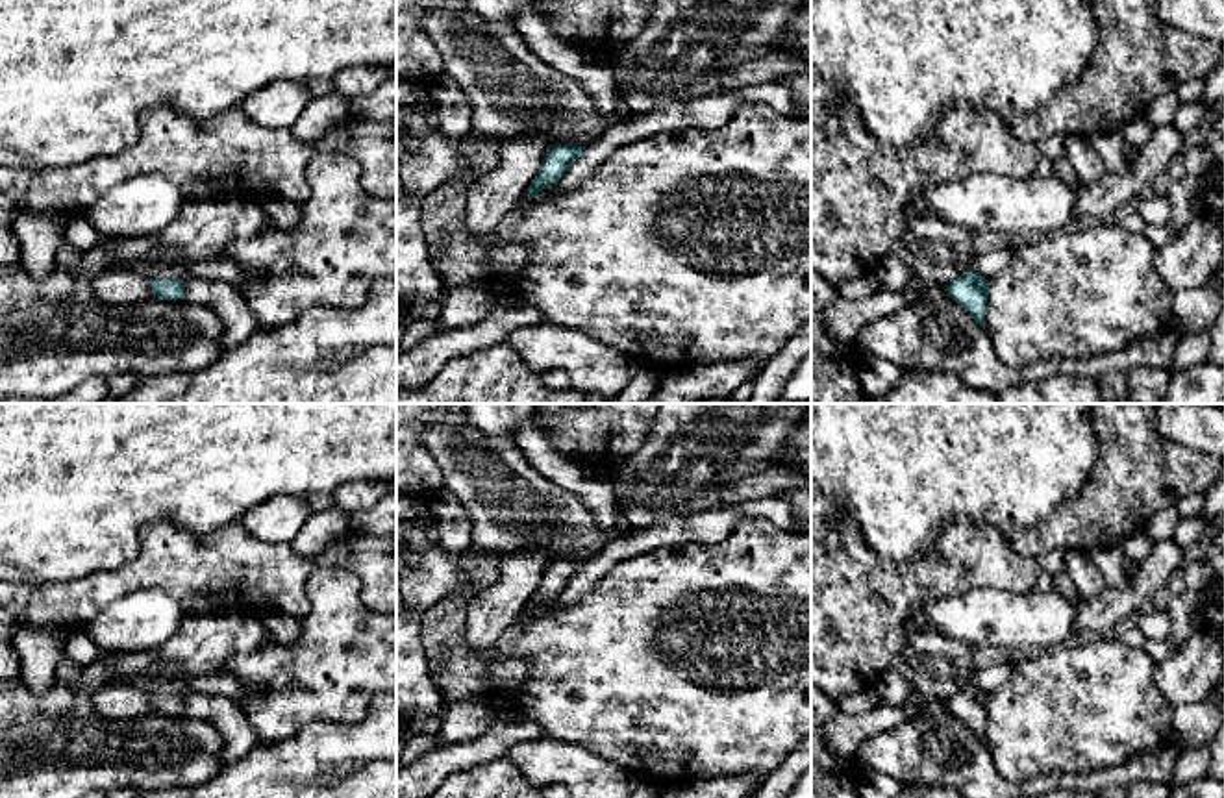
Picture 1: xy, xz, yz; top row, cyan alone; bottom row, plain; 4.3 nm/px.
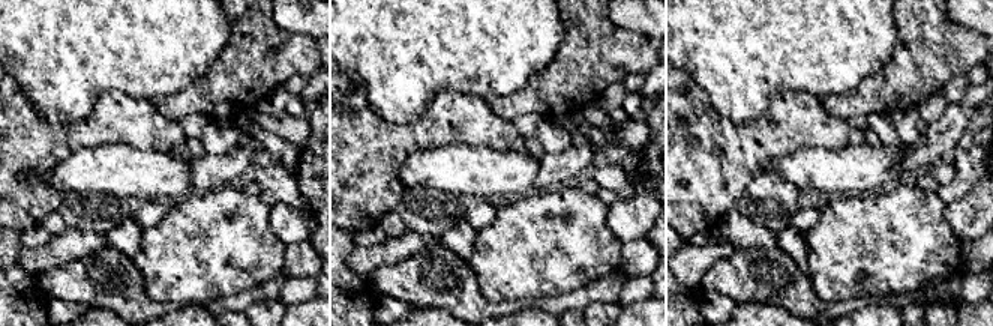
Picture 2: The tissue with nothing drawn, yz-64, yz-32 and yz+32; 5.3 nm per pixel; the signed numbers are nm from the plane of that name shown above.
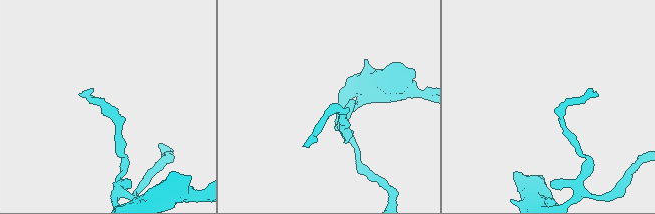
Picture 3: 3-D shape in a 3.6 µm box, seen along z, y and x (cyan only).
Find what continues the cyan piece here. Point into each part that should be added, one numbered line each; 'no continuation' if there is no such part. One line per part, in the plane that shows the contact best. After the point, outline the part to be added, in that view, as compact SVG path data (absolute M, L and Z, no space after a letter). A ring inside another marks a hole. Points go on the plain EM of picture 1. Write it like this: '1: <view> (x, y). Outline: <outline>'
no continuation

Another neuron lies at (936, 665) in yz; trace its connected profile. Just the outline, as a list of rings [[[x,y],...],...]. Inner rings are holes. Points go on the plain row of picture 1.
[[[937,630],[913,635],[894,661],[894,668],[918,692],[948,702],[970,683],[976,670],[976,648],[965,641],[944,637]]]

